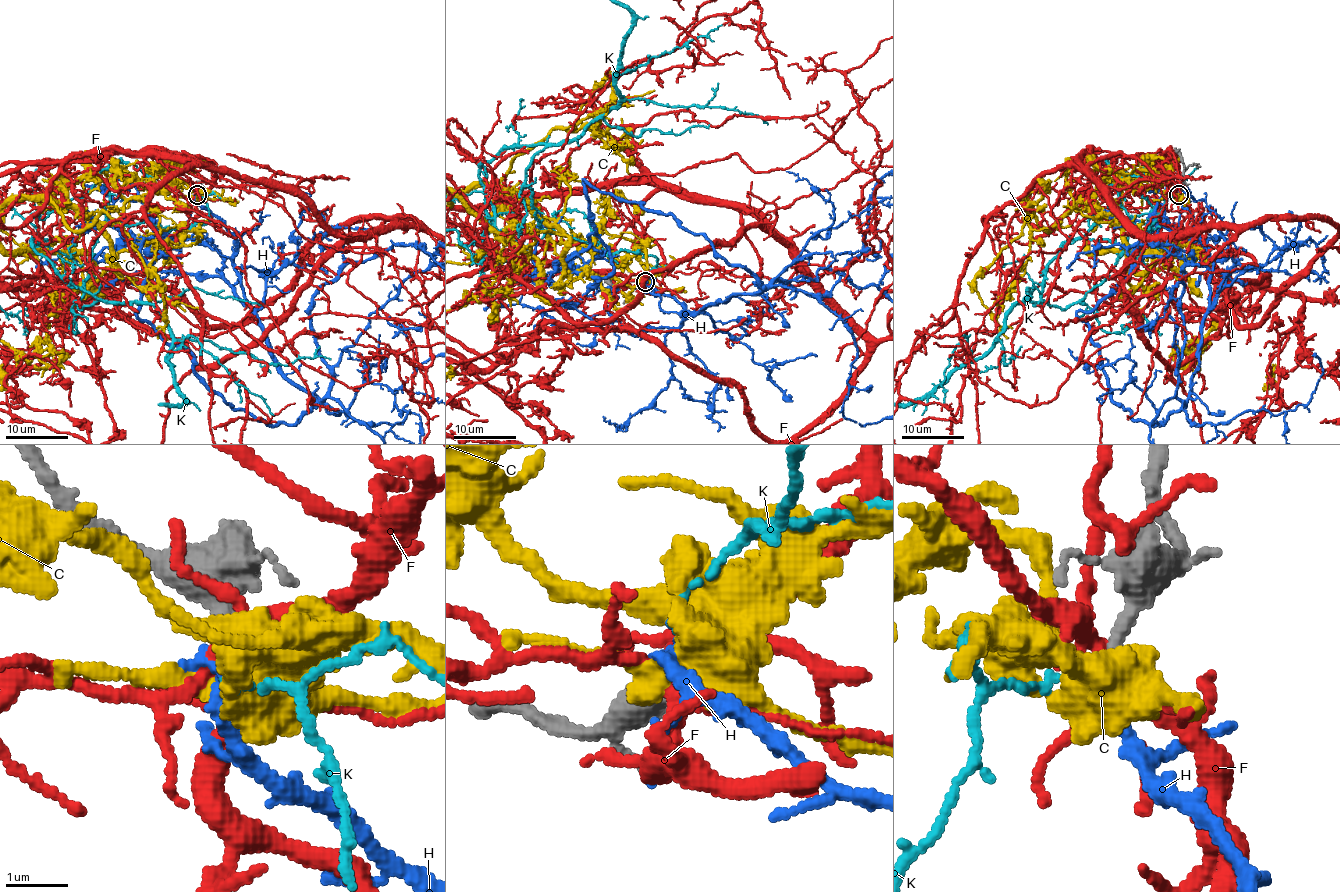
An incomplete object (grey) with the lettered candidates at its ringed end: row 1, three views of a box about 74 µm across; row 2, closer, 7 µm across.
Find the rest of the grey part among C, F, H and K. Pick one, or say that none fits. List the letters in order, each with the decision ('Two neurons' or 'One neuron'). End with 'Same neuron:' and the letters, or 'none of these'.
C: Two neurons
F: Two neurons
H: Two neurons
K: Two neurons
Same neuron: none of these

